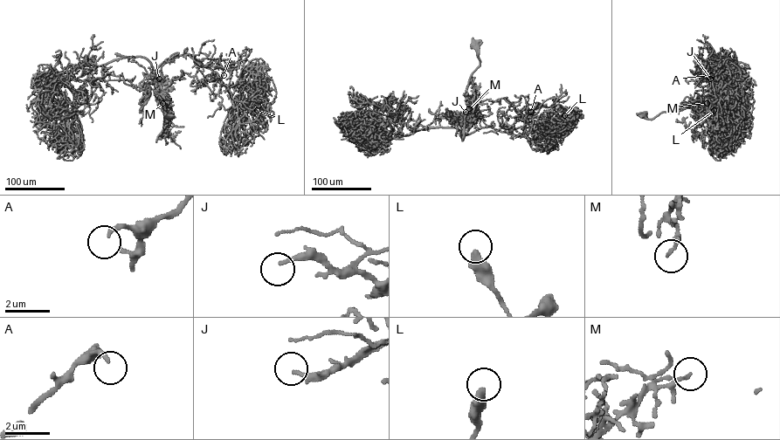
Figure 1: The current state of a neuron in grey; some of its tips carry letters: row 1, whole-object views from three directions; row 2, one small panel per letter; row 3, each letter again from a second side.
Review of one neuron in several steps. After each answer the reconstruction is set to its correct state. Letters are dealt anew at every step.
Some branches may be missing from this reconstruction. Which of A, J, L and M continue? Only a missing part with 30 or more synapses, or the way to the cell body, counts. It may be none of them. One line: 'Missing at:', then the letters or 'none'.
Missing at: none

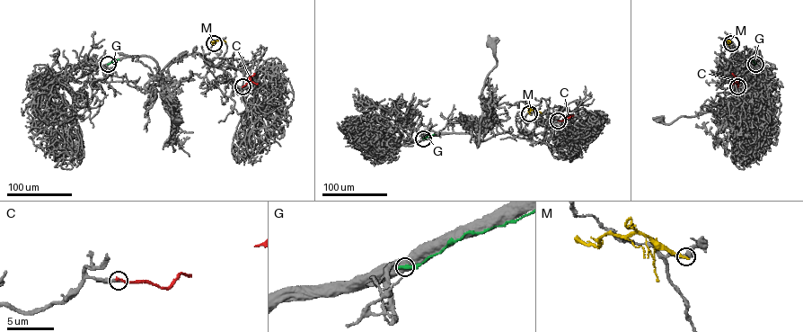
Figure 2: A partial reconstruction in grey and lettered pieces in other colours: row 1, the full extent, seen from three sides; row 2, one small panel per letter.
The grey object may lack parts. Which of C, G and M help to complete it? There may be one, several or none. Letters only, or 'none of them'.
C

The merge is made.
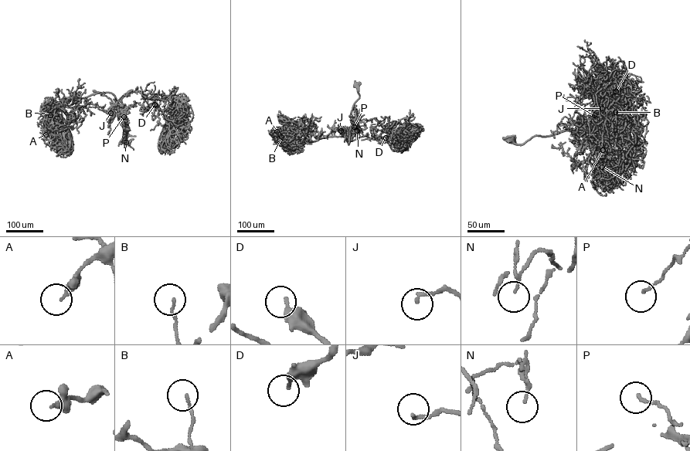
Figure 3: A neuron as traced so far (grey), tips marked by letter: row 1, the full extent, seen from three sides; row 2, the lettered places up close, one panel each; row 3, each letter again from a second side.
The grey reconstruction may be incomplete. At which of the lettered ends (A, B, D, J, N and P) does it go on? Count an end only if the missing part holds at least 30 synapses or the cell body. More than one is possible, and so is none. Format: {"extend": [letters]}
{"extend": []}

